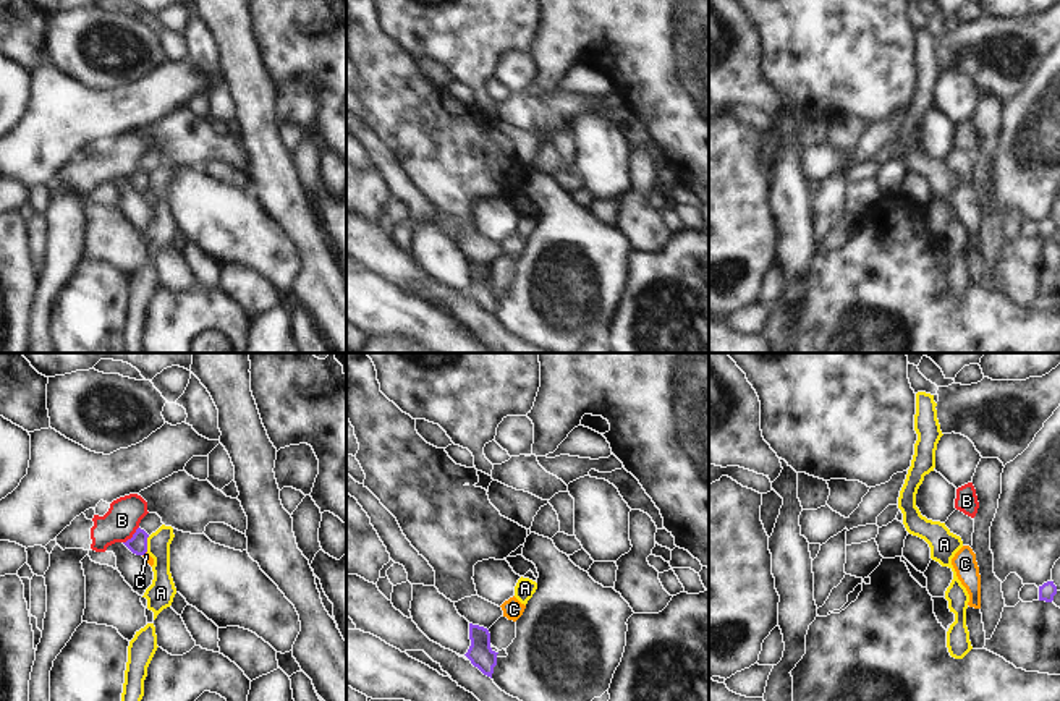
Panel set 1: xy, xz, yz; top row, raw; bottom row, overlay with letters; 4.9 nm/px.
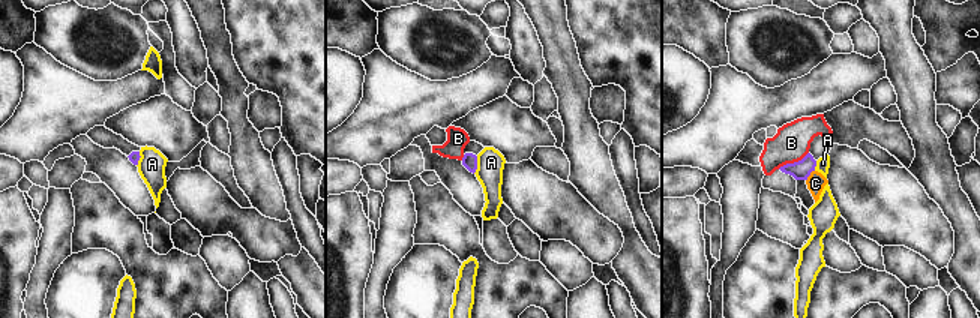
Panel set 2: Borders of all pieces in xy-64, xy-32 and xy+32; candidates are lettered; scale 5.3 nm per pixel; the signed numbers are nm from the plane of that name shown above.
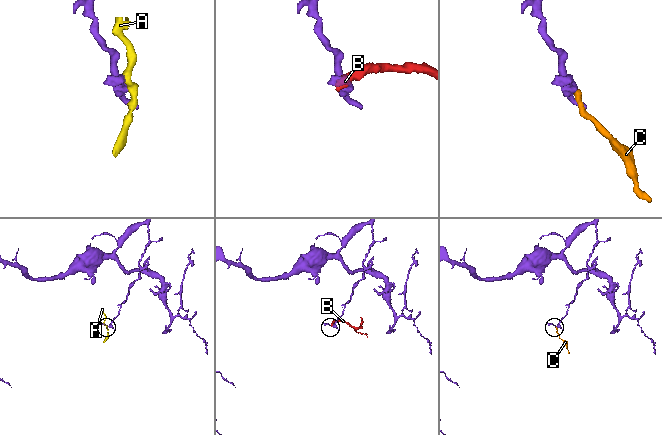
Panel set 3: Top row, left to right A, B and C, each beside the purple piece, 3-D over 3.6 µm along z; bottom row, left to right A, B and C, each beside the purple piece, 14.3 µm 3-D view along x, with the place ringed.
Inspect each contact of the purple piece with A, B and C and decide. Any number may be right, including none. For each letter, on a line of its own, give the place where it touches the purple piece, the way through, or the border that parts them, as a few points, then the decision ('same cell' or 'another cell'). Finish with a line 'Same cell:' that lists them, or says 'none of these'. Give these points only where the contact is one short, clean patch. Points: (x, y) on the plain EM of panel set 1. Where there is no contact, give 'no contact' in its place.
A: meets purple in xy at (146, 182); border along xy (149, 174), (146, 188); another cell
B: meets purple in xy at (133, 174); border along xy (138, 164), (123, 180); another cell
C: meets purple in xy at (144, 190); border along xy (146, 188), (143, 193); another cell
Same cell: none of these

